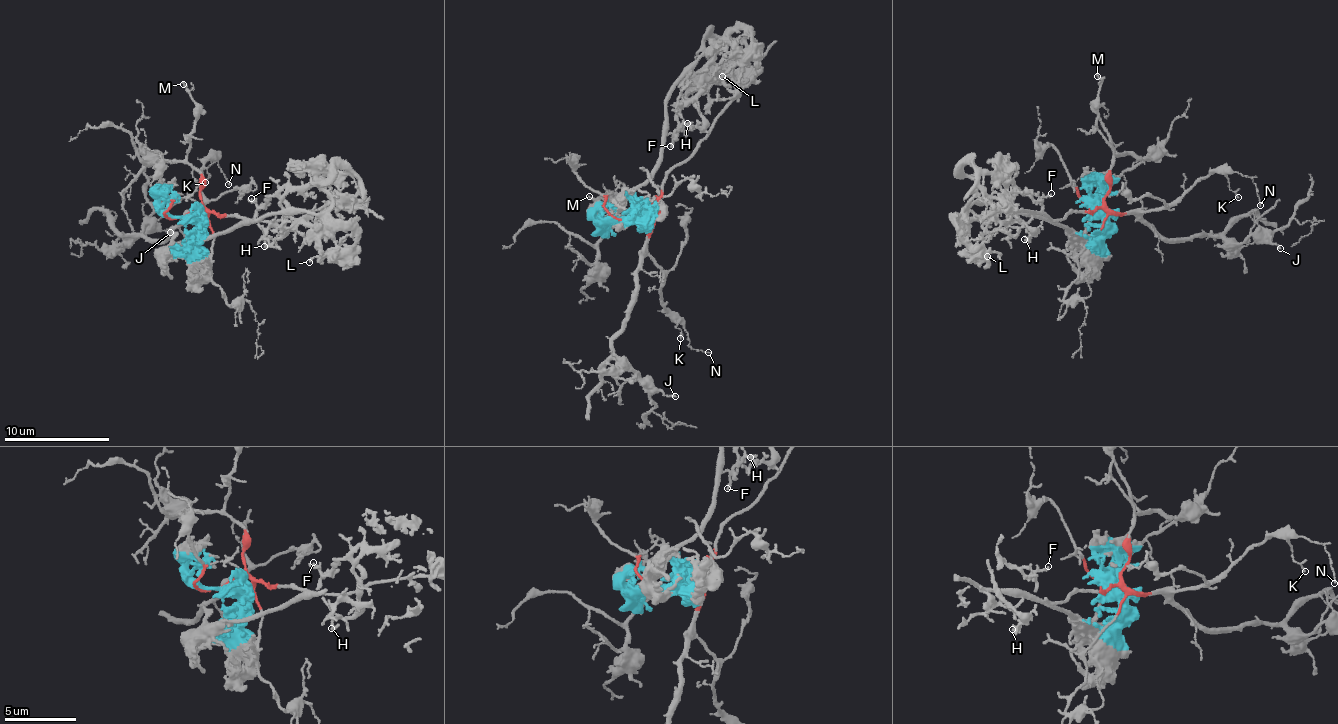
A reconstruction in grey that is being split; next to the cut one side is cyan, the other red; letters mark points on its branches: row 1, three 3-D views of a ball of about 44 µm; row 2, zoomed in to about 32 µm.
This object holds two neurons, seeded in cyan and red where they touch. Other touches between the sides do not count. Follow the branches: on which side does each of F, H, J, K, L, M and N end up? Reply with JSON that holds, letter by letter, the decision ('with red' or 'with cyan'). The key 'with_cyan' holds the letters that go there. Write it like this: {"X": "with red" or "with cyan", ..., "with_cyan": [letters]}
{"F": "with cyan", "H": "with cyan", "J": "with red", "K": "with red", "L": "with cyan", "M": "with red", "N": "with red", "with_cyan": ["F", "H", "L"]}

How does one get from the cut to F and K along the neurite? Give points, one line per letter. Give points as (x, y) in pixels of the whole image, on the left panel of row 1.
F: (184, 215), (192, 242), (264, 217), (308, 212), (314, 220), (282, 232), (286, 206), (274, 195), (251, 199)
K: (184, 215), (207, 209), (201, 215), (192, 212), (202, 200), (198, 185), (206, 160), (212, 161), (205, 183)

